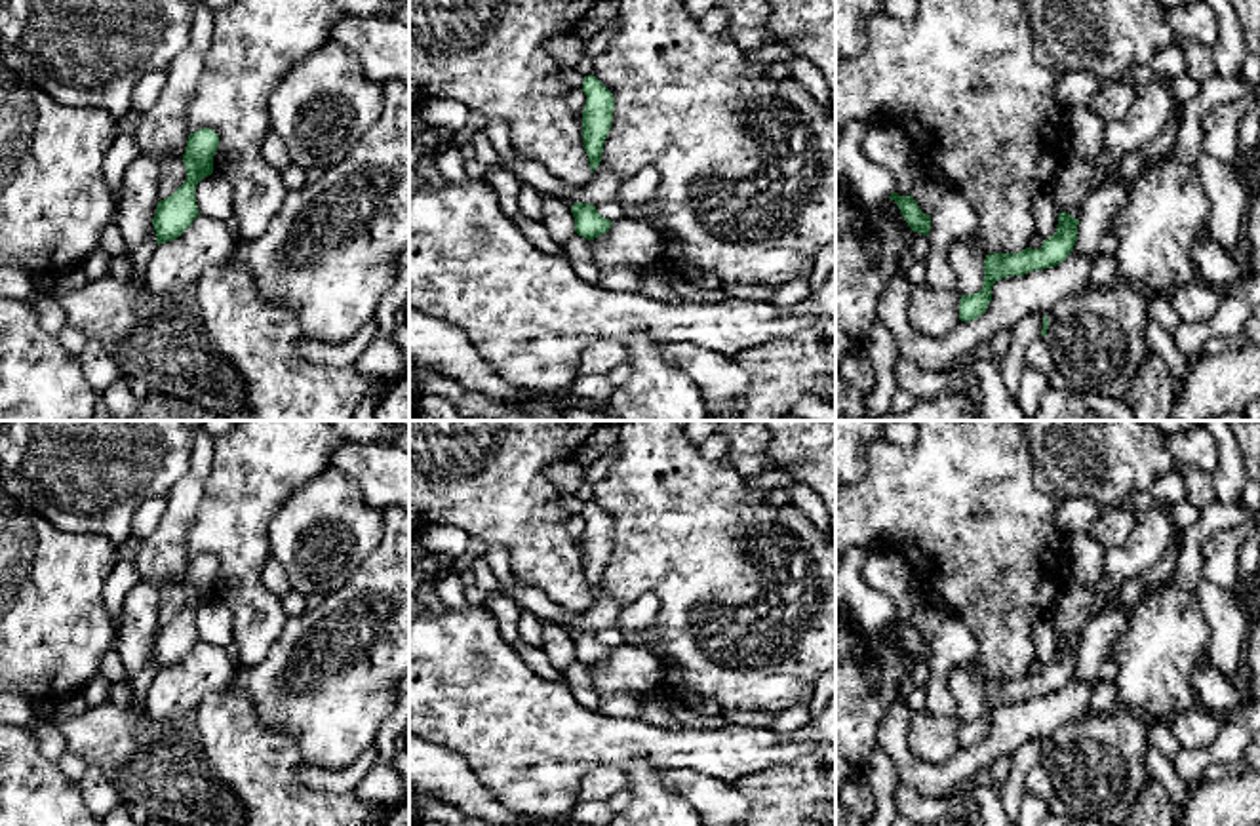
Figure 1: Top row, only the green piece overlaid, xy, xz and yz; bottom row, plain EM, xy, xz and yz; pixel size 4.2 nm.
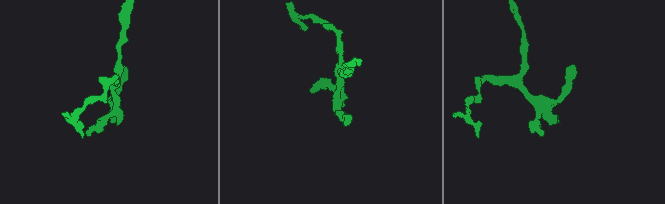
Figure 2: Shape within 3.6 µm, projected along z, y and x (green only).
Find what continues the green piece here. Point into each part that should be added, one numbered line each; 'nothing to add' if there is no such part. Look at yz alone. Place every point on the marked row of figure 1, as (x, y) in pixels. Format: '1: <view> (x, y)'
1: yz (1097, 337)

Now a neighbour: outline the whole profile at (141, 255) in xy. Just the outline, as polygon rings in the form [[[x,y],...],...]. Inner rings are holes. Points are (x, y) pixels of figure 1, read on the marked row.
[[[154,225],[148,228],[147,240],[129,255],[133,261],[133,278],[129,282],[131,287],[141,289],[147,287],[145,282],[145,270],[150,263],[152,253],[156,251],[158,242],[156,242],[156,230]]]

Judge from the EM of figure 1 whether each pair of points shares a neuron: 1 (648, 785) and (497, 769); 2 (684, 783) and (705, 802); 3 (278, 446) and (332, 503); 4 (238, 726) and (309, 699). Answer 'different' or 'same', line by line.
1: different
2: same
3: different
4: different

